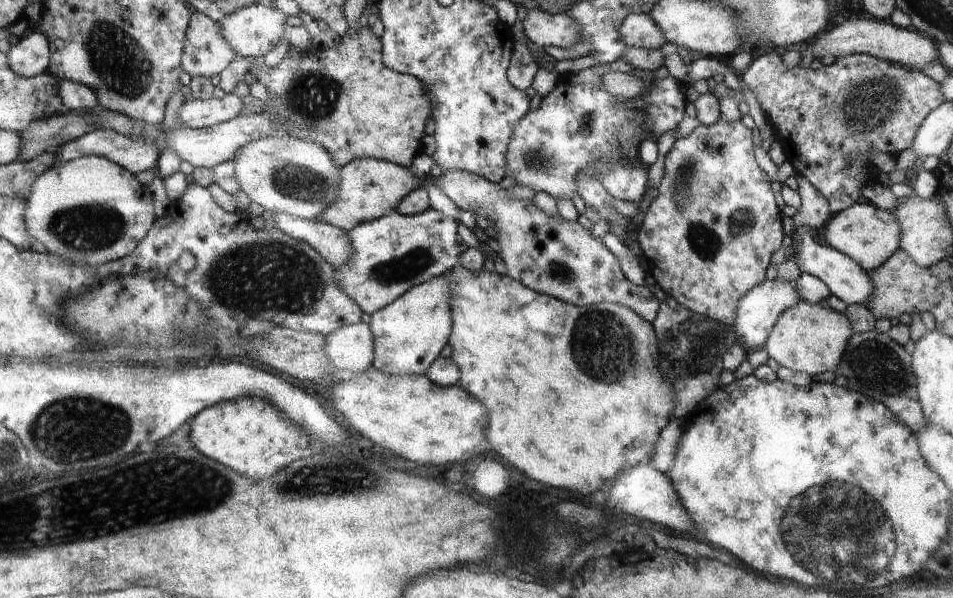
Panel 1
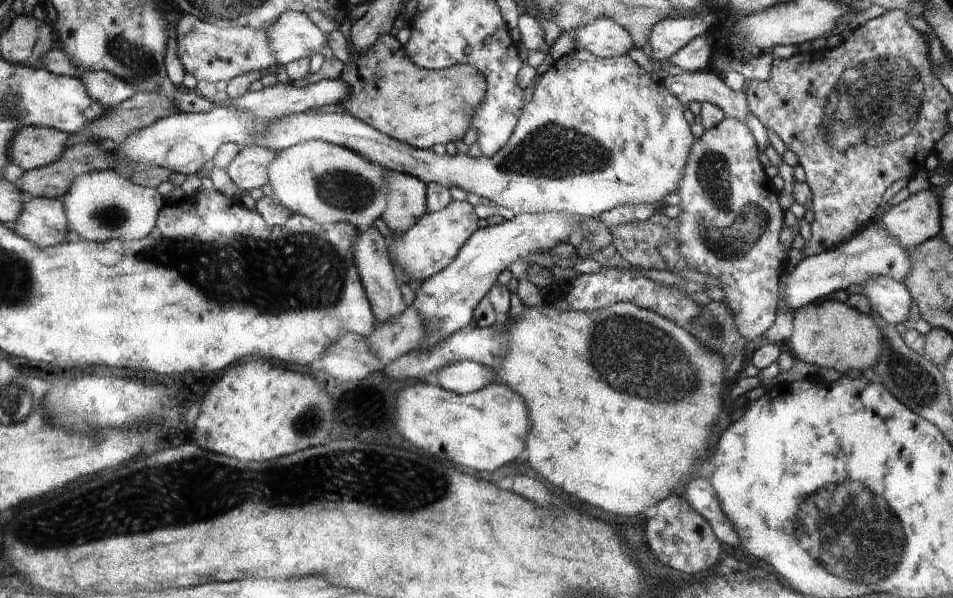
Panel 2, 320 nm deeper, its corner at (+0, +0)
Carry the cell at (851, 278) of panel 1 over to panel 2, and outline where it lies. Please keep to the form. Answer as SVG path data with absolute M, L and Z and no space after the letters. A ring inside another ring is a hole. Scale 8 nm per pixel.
M876 277L865 285L865 297L870 306L888 324L897 326L908 321L912 296L902 281L890 277Z

